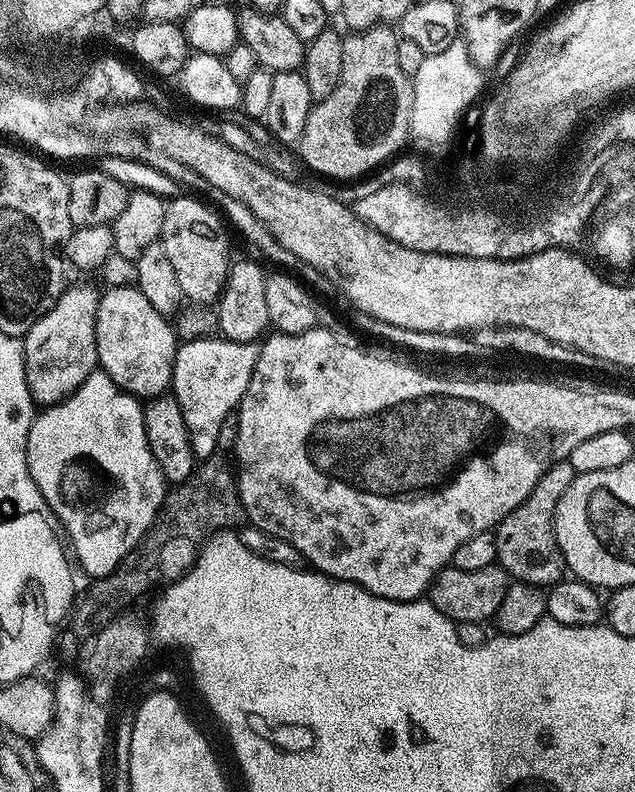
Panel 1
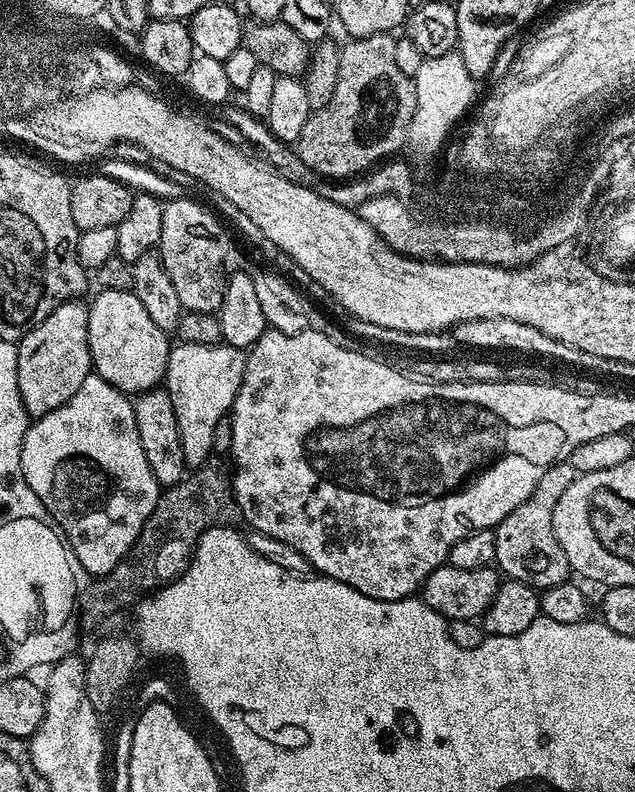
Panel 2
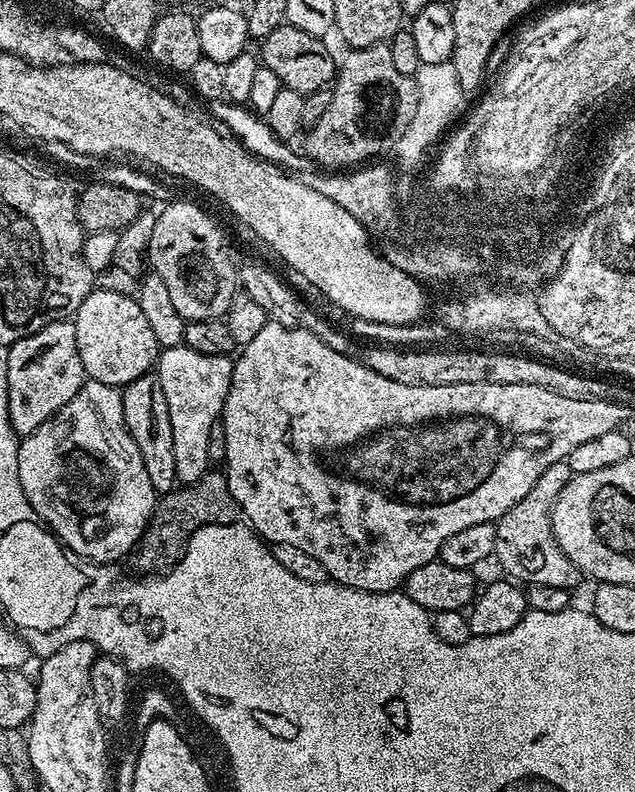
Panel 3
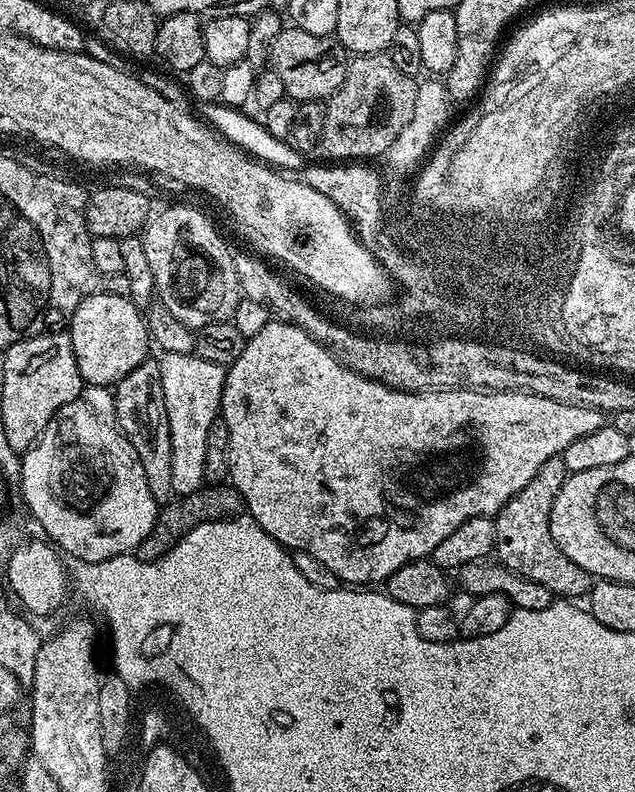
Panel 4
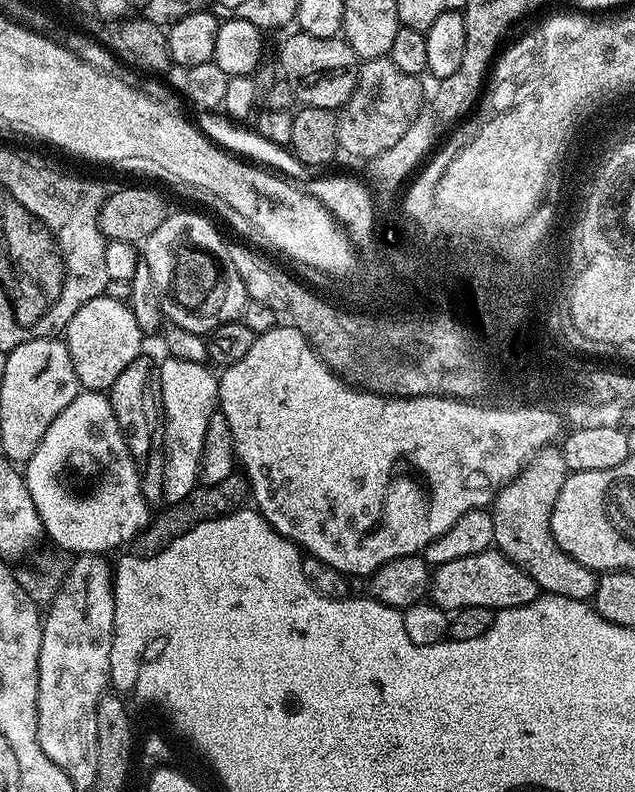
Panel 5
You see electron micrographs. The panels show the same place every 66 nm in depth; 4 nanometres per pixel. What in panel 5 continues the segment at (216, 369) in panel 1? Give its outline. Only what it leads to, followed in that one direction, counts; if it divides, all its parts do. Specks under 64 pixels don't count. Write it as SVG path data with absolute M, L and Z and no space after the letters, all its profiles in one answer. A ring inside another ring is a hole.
M173 356L164 358L164 361L159 361L158 364L162 405L162 451L164 453L162 487L165 501L168 504L178 503L198 487L207 427L211 416L218 412L218 397L220 395L217 373L215 371L212 373L211 370L213 371L207 363L182 362L182 358L174 358Z

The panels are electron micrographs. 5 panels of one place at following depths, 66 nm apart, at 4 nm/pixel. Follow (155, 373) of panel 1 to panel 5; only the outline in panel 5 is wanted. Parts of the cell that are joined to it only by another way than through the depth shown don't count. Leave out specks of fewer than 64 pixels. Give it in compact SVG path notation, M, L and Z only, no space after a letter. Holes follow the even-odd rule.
M96 296L86 302L70 318L62 339L70 350L70 362L74 362L74 374L78 374L81 389L89 392L104 392L111 389L114 378L142 355L140 343L146 340L145 333L140 331L134 314L127 303L109 296Z

